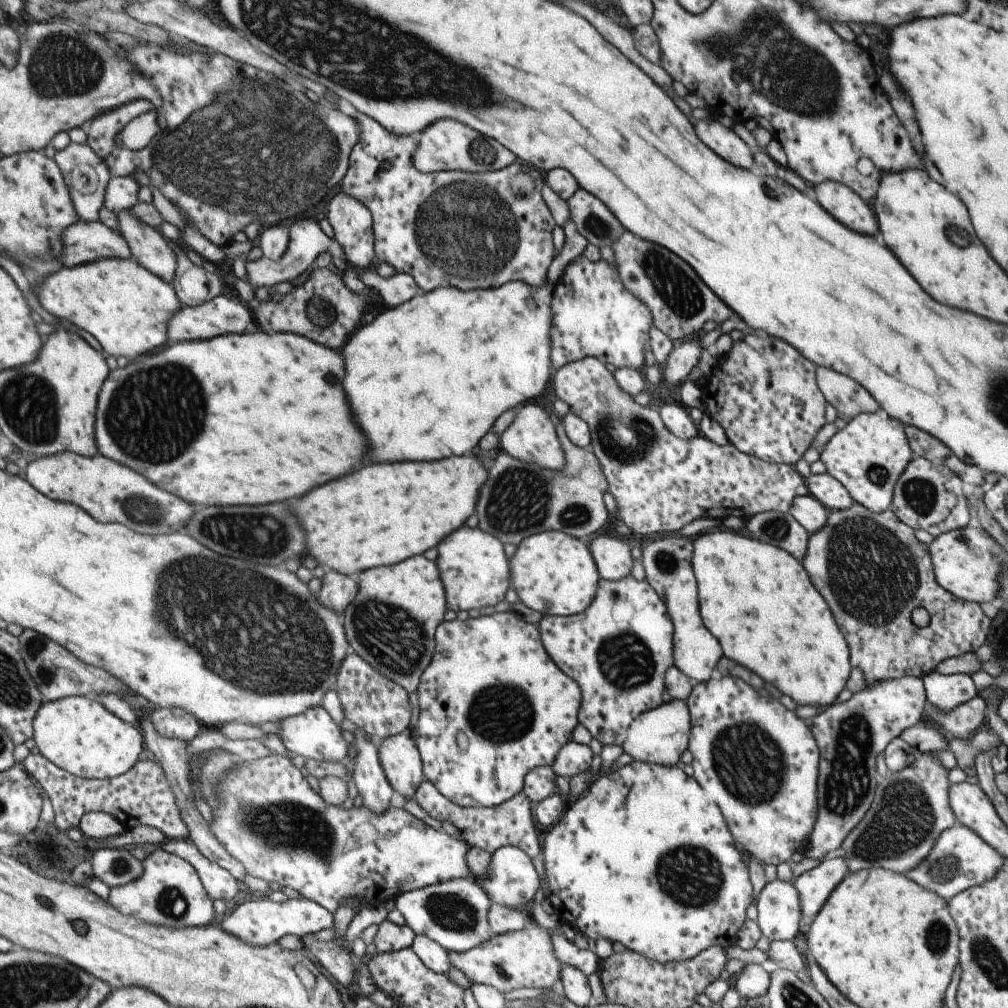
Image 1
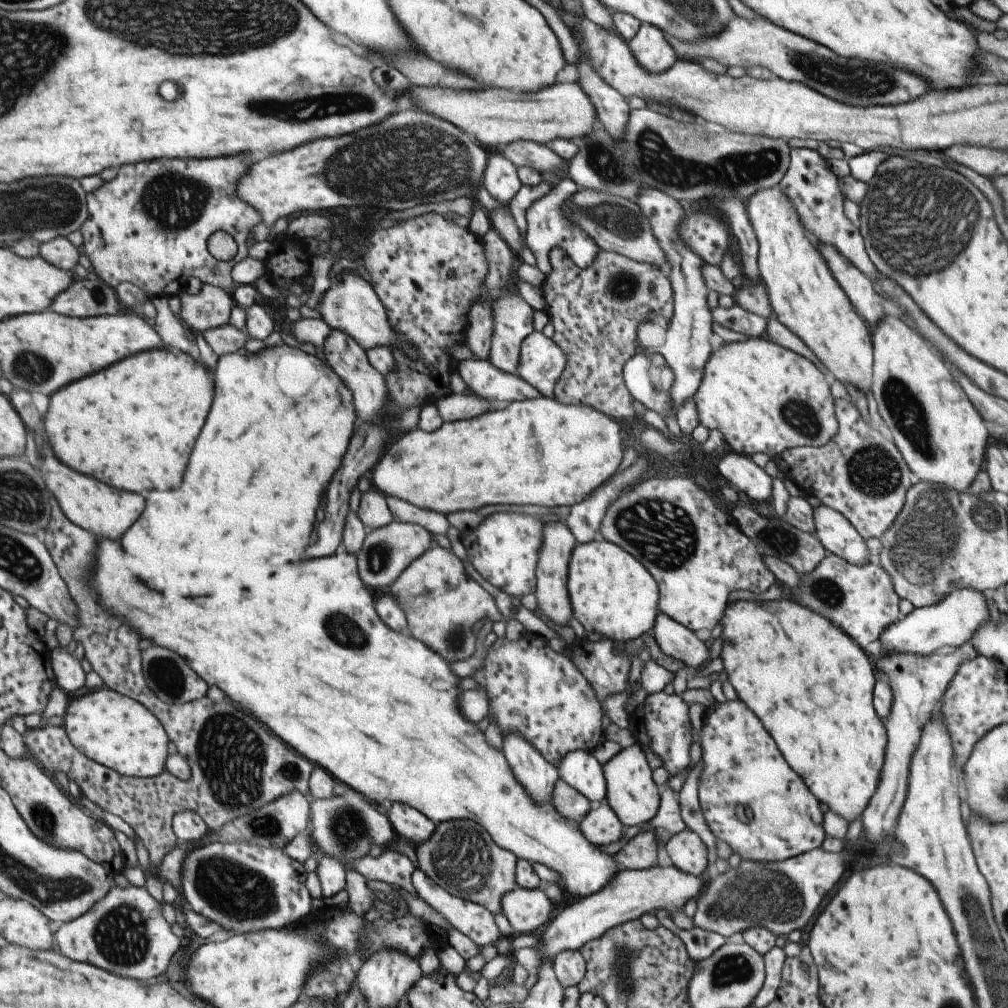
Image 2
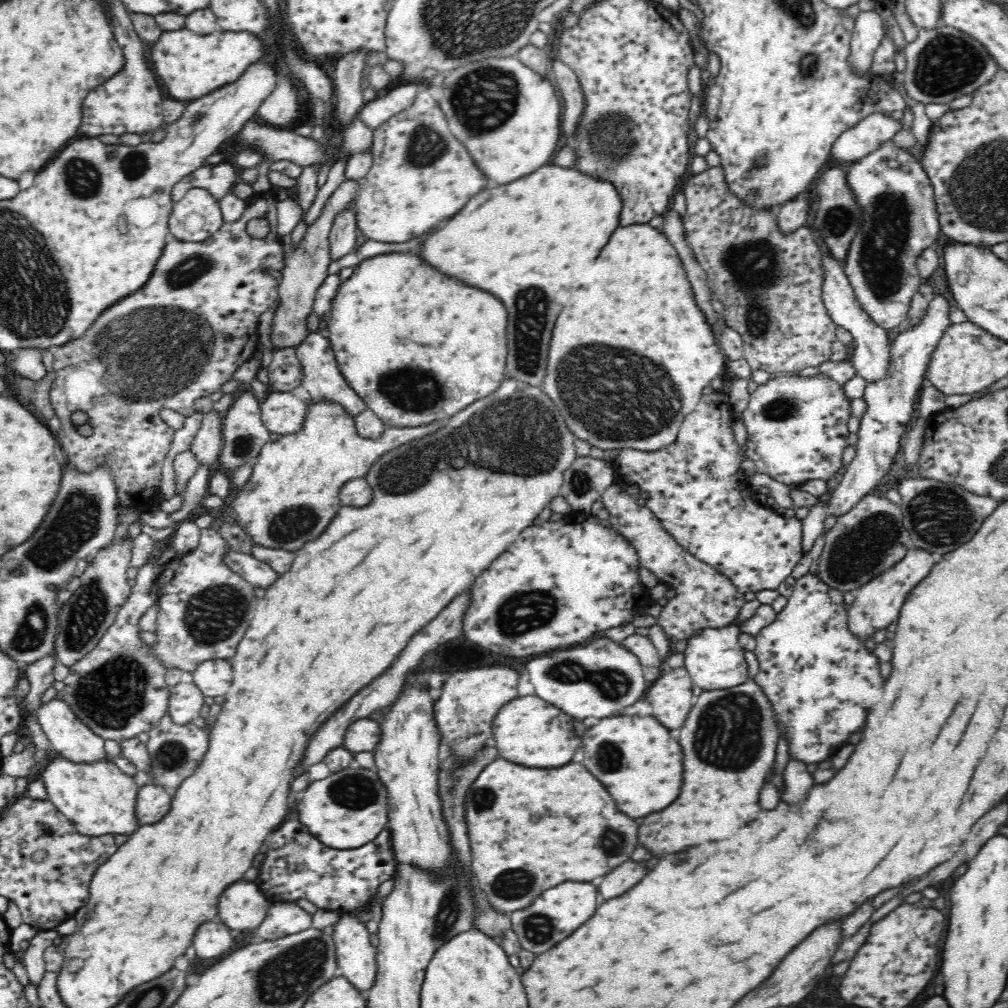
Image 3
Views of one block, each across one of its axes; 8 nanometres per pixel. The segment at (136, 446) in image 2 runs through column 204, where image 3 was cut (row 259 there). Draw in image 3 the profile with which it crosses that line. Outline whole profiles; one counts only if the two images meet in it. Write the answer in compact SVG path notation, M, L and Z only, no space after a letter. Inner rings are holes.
M382 254L382 256L374 256L374 258L362 261L354 268L354 273L341 282L335 299L331 301L331 310L332 318L328 322L328 332L330 332L328 339L340 372L350 388L354 389L363 401L366 400L367 408L386 427L414 428L432 424L434 420L450 418L454 414L458 414L458 410L470 406L474 400L480 400L480 398L492 394L500 386L500 382L506 374L506 320L508 320L508 312L506 312L504 304L498 298L490 296L488 292L482 292L478 288L460 284L456 280L450 280L450 278L438 274L436 270L426 266L416 254Z

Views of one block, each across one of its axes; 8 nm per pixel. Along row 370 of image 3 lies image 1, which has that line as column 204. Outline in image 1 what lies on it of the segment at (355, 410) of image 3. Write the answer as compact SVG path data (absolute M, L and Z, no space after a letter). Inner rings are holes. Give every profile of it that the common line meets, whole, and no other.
M224 295L214 296L201 305L194 307L181 307L171 318L166 330L166 346L185 341L209 340L213 337L226 334L242 335L246 333L247 326L254 322L249 315L250 308L234 299Z

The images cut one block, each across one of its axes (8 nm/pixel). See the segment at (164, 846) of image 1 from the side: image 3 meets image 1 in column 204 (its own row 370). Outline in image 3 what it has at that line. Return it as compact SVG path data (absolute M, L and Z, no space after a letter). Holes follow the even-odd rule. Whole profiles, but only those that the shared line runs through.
M824 249L823 258L823 301L828 314L837 326L843 326L852 333L854 340L854 354L851 361L857 370L857 374L865 378L867 382L874 382L883 379L889 375L889 366L891 365L891 342L888 337L888 331L878 326L867 314L865 308L856 298L854 289L844 273L842 262L834 259Z

